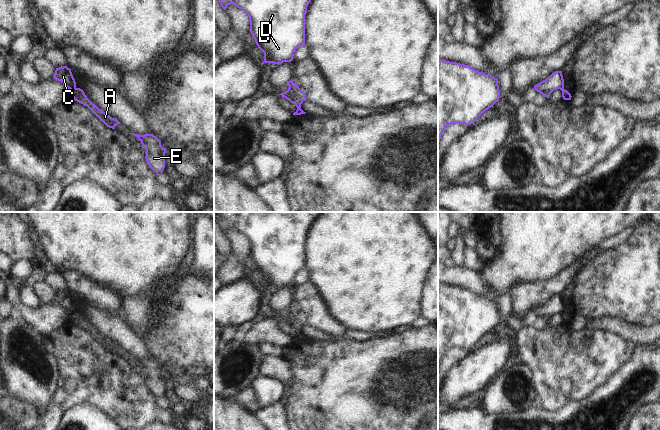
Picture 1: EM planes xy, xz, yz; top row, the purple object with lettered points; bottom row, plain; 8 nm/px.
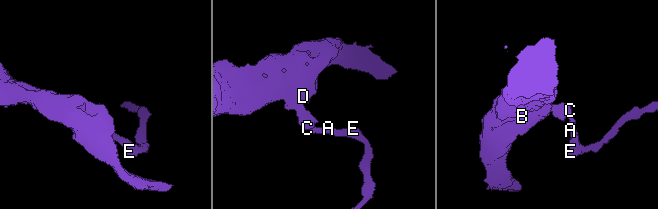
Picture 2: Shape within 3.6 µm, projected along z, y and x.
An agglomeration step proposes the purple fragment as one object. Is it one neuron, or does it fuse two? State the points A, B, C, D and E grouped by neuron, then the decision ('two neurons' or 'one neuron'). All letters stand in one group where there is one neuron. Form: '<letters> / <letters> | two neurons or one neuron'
A E / B C D | two neurons

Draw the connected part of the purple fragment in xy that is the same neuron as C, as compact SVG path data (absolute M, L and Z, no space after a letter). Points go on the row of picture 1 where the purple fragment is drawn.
M67 66L56 68L53 78L61 81L67 89L76 88L76 82L72 75L71 69Z

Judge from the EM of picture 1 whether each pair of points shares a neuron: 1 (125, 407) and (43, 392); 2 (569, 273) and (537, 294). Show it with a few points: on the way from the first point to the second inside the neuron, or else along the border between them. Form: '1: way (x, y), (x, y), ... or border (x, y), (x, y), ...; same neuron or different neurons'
1: border (59, 371), (57, 389), (47, 407); different neurons
2: way (561, 281), (556, 286), (545, 290); same neuron

